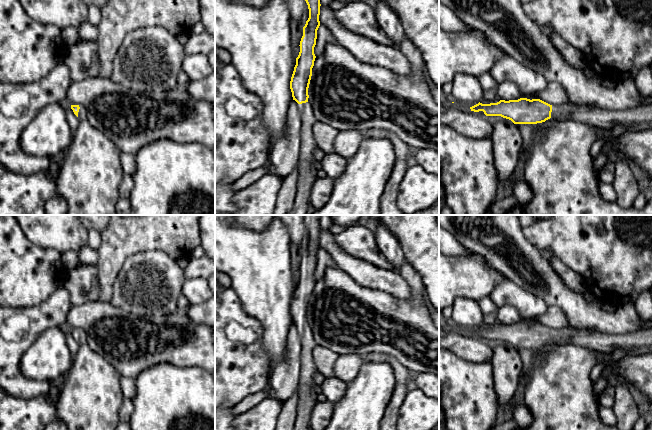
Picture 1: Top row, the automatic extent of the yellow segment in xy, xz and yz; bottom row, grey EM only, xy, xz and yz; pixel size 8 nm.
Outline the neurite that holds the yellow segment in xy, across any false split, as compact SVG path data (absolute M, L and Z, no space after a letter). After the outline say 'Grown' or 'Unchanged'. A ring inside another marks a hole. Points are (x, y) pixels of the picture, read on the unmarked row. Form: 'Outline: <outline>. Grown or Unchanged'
Outline: M71 329L71 333L79 343L86 343L86 335L79 329Z. Grown

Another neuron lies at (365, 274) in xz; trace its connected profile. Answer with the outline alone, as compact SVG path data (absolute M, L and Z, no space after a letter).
M320 230L319 245L331 256L336 267L347 273L357 284L381 290L404 300L413 297L408 282L399 272L381 269L367 261L350 256L337 244L330 230Z

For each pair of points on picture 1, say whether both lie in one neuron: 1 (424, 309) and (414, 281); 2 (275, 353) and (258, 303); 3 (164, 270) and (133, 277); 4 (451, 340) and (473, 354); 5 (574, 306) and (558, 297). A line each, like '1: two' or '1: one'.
1: one
2: one
3: one
4: one
5: one

